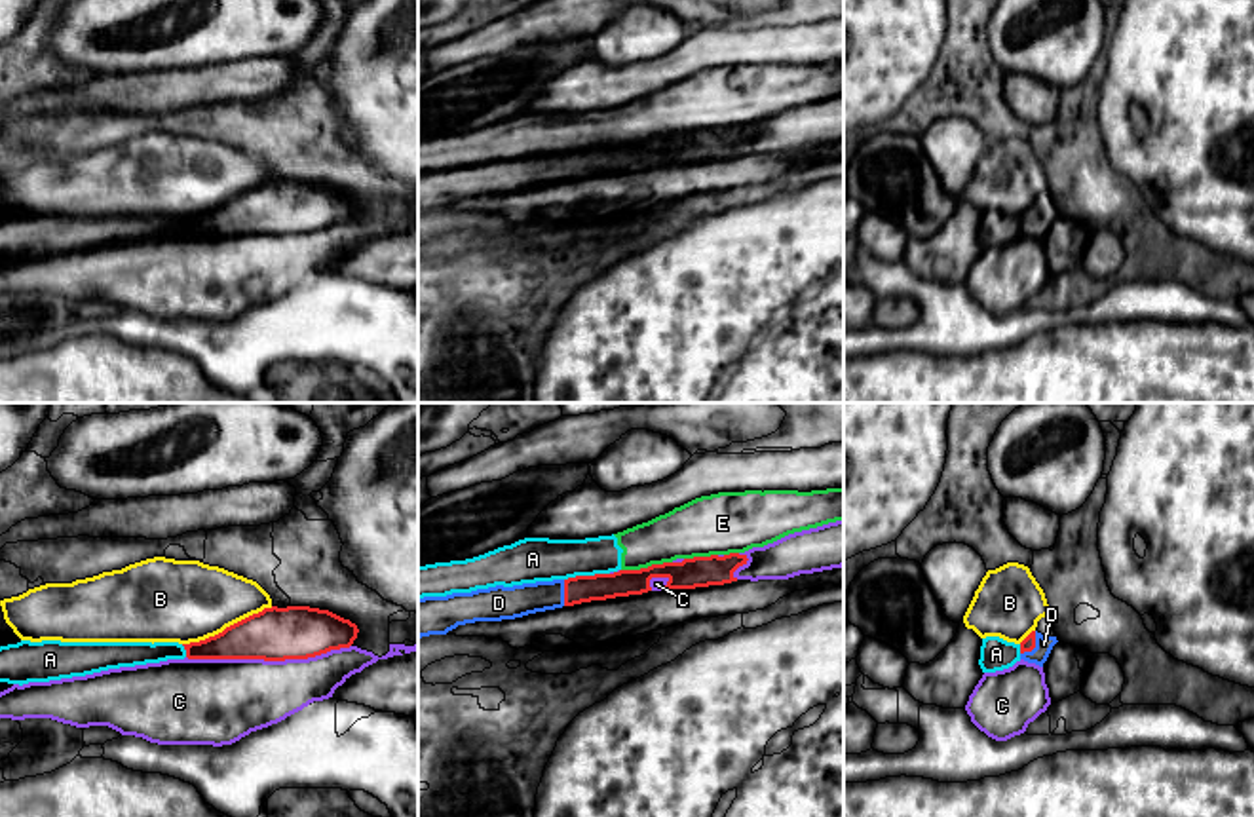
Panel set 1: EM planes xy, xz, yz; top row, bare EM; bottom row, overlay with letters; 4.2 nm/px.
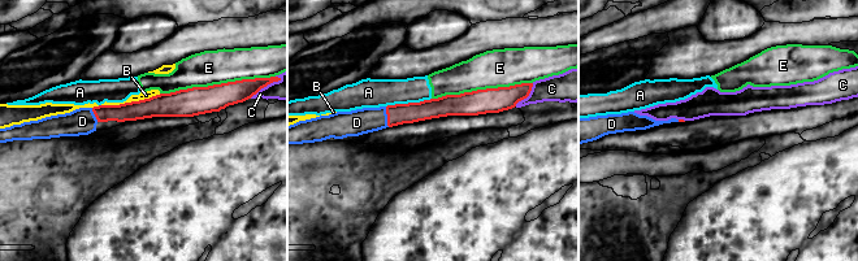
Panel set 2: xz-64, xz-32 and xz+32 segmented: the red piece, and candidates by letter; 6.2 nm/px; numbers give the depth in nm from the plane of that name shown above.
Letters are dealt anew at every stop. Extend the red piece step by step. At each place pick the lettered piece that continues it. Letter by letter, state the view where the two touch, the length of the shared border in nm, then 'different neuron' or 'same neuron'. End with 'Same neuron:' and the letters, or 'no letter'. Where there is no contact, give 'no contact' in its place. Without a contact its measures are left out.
A: xz | 190 nm | different neuron
B: xy | 420 nm | different neuron
C: xy | 700 nm | different neuron
D: yz | 120 nm | same neuron
E: xz | 220 nm | different neuron
Same neuron: D

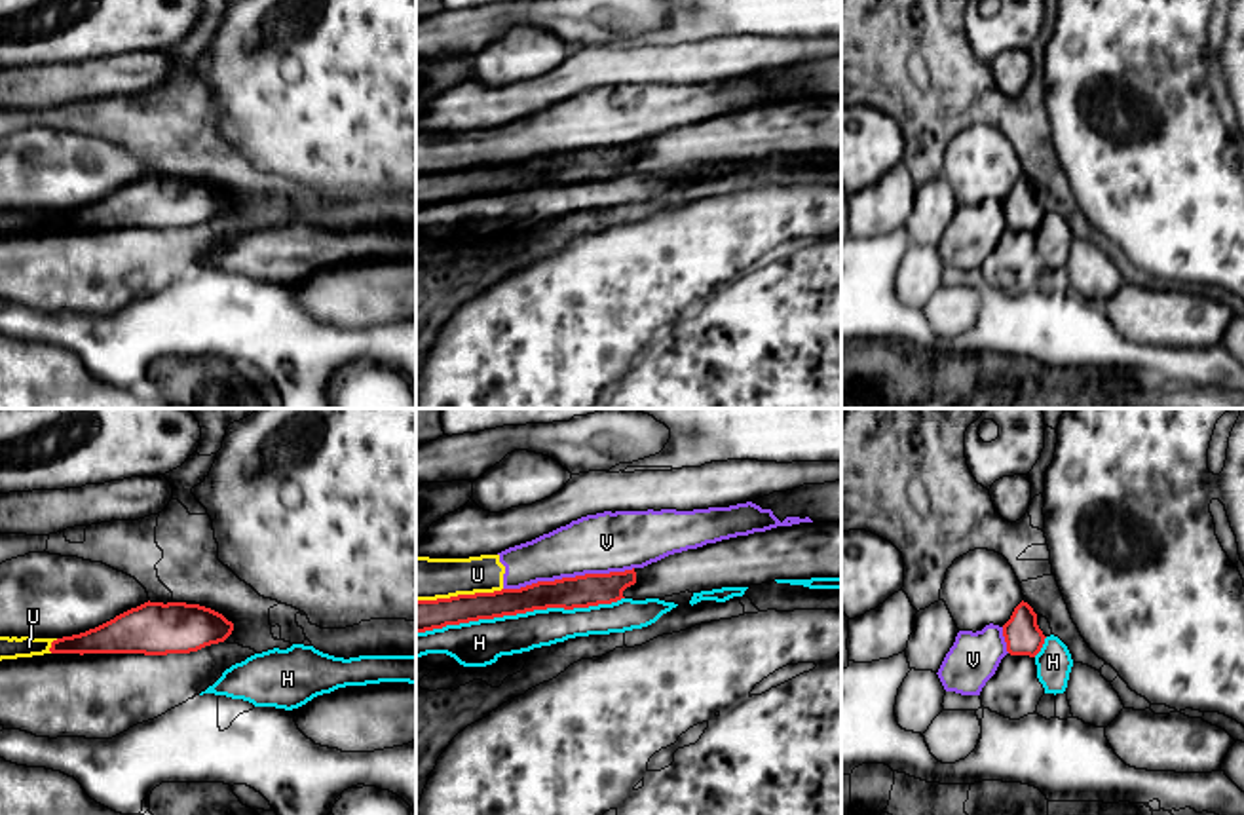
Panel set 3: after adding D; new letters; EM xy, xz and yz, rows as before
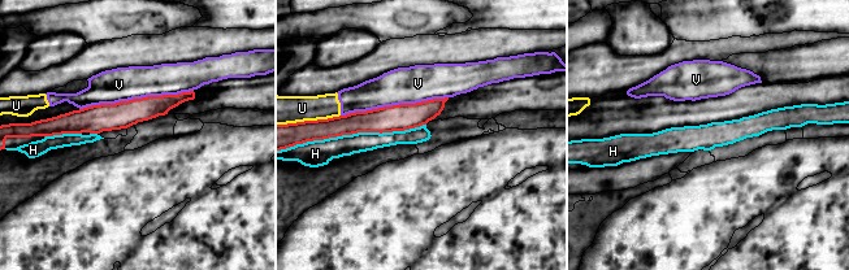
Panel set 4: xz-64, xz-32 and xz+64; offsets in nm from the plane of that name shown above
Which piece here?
H: xz | 900 nm | different neuron
U: xz | 380 nm | different neuron
V: xz | 550 nm | different neuron
Same neuron: no letter

